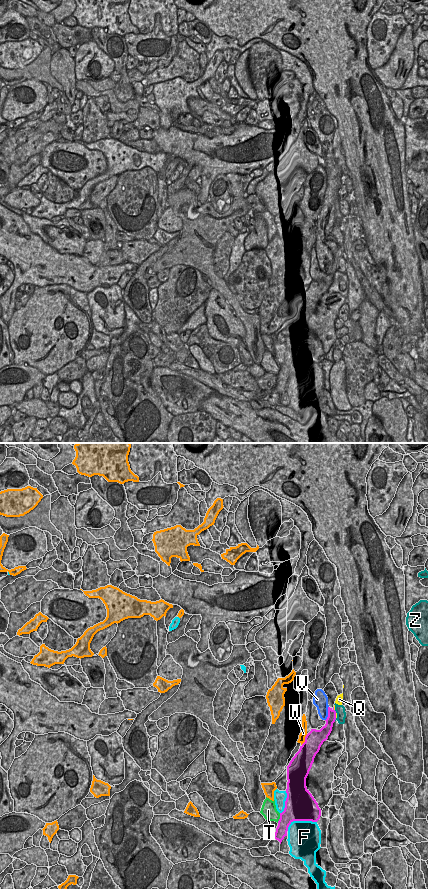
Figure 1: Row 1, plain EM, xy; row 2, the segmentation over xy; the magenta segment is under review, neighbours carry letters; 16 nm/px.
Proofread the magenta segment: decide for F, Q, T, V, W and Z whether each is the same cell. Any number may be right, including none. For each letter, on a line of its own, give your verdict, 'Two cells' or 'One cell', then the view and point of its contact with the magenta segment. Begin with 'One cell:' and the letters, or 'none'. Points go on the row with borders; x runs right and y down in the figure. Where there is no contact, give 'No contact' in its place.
One cell: Q
F: Two cells. Touches magenta at xy (300, 820)
Q: One cell. Touches magenta at xy (335, 715)
T: Two cells. Touches magenta at xy (280, 818)
V: Two cells. Touches magenta at xy (328, 713)
W: Two cells. Touches magenta at xy (305, 739)
Z: Two cells. Touches magenta at xy (335, 711)

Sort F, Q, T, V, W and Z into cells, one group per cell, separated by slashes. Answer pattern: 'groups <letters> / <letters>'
groups F / Q / T / V / W / Z

